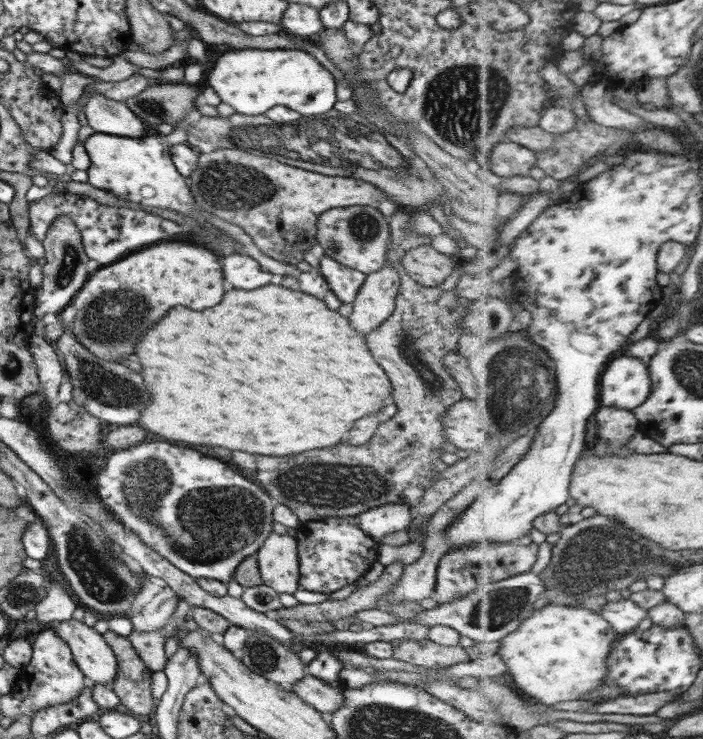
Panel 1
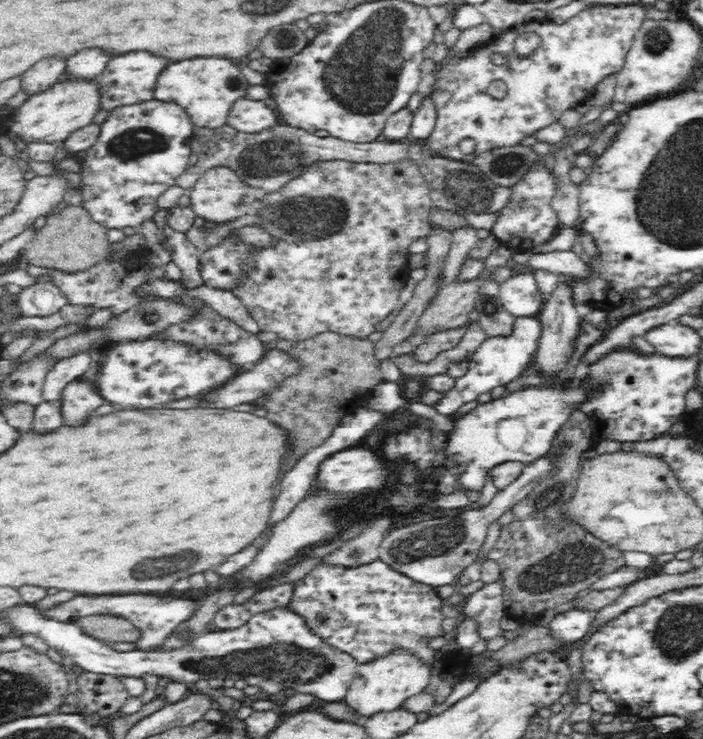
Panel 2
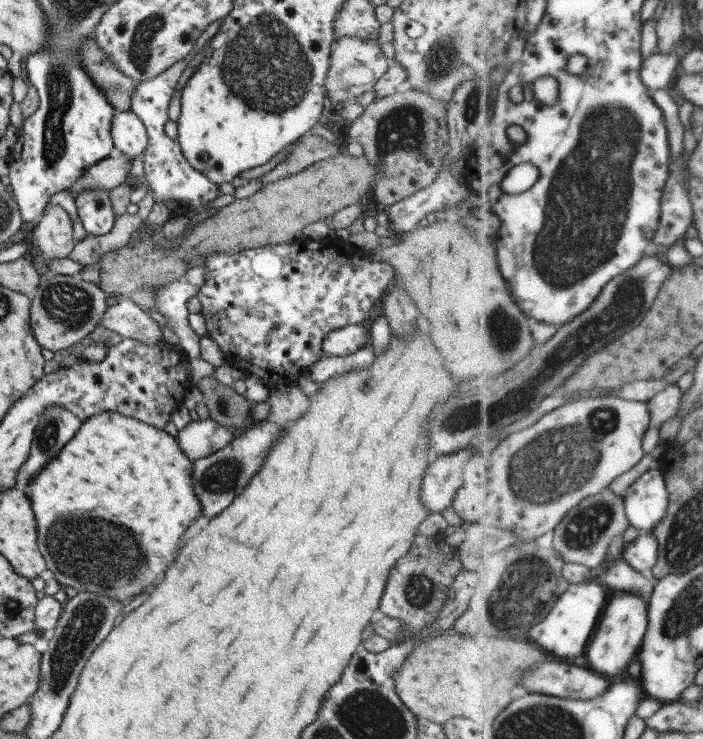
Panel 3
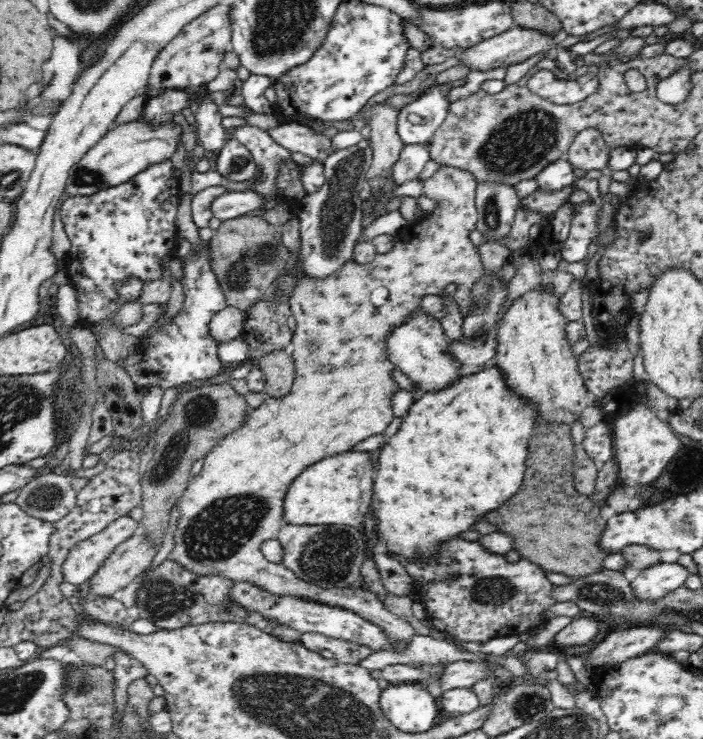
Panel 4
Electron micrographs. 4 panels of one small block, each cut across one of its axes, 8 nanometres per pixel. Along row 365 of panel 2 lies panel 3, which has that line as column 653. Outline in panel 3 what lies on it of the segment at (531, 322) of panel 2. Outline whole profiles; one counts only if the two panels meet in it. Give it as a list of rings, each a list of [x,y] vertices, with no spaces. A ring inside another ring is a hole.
[[[663,470],[649,471],[626,496],[627,514],[641,533],[651,533],[671,510],[671,493]]]

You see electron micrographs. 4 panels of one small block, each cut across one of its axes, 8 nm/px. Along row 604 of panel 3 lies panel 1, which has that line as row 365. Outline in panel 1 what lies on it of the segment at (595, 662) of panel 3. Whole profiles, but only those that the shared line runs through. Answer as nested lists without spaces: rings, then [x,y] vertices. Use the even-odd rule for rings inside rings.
[[[619,354],[603,376],[603,401],[607,407],[633,411],[651,398],[655,388],[650,363]]]

